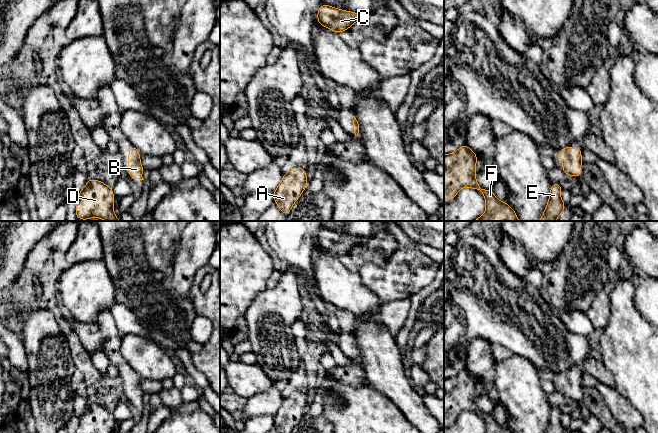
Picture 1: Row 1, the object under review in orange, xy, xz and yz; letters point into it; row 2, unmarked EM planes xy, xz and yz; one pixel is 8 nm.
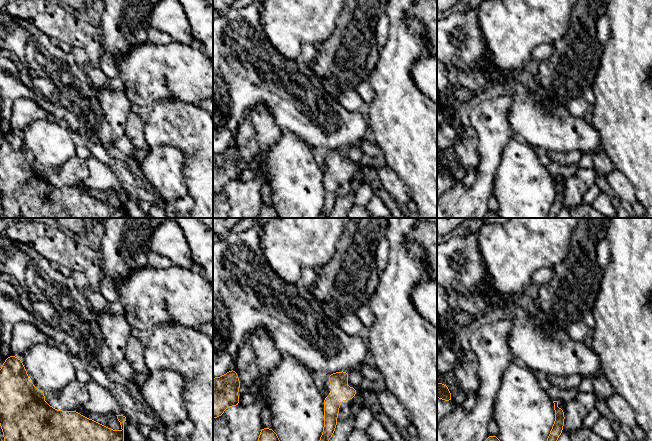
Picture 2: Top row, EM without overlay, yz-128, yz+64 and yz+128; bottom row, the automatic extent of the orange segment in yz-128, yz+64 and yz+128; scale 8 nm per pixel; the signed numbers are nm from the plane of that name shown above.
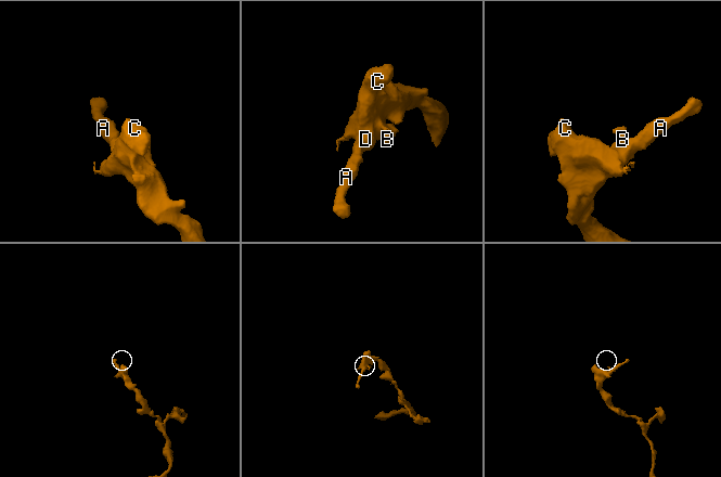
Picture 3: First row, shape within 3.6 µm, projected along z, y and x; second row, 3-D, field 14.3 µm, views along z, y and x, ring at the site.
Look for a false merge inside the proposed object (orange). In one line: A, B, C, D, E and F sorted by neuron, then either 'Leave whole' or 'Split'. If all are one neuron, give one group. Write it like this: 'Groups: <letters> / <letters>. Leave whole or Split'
Groups: A B C D E F. Leave whole

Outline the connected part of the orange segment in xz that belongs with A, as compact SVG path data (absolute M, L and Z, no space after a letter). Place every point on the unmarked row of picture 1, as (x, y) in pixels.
M292 392L274 415L274 425L280 433L291 433L307 408L306 395L303 392Z

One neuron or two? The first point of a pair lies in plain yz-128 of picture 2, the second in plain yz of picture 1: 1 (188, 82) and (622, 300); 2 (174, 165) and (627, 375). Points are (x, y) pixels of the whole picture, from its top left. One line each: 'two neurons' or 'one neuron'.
1: two neurons
2: two neurons

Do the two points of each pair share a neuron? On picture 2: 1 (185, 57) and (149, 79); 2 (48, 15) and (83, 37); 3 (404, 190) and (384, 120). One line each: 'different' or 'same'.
1: same
2: same
3: different

